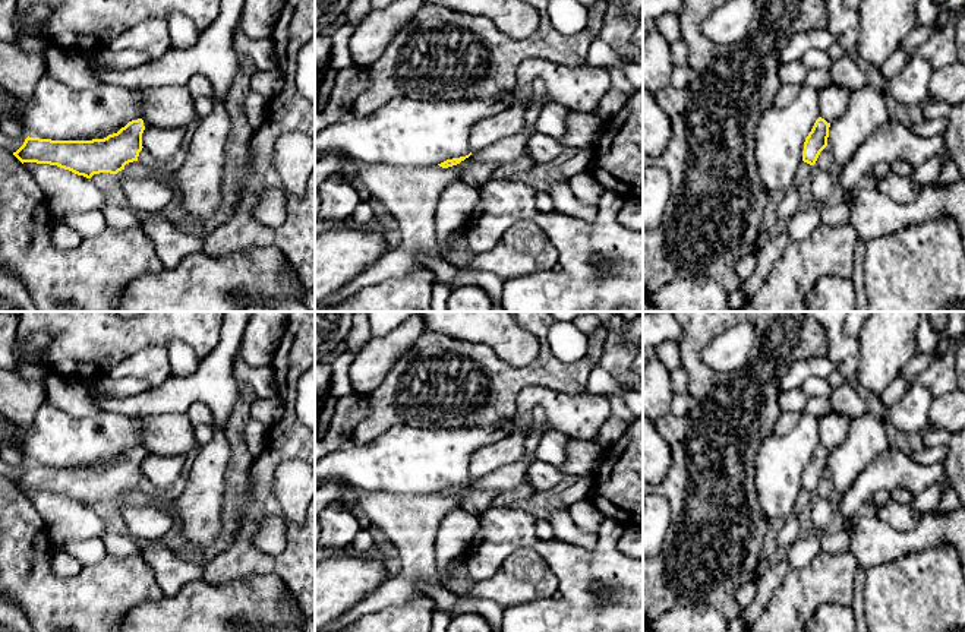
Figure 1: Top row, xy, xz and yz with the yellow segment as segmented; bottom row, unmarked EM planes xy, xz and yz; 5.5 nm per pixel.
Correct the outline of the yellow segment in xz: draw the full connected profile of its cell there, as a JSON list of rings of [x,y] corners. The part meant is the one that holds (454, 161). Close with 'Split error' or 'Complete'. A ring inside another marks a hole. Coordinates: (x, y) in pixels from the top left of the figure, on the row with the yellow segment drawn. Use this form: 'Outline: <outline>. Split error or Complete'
Outline: [[[515,88],[511,92],[510,108],[472,126],[469,140],[470,154],[466,157],[447,159],[438,165],[442,168],[457,165],[491,143],[521,133],[524,130],[526,101],[532,92],[532,88]]]. Split error

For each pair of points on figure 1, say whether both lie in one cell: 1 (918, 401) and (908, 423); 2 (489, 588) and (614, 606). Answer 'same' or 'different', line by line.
1: same
2: different

